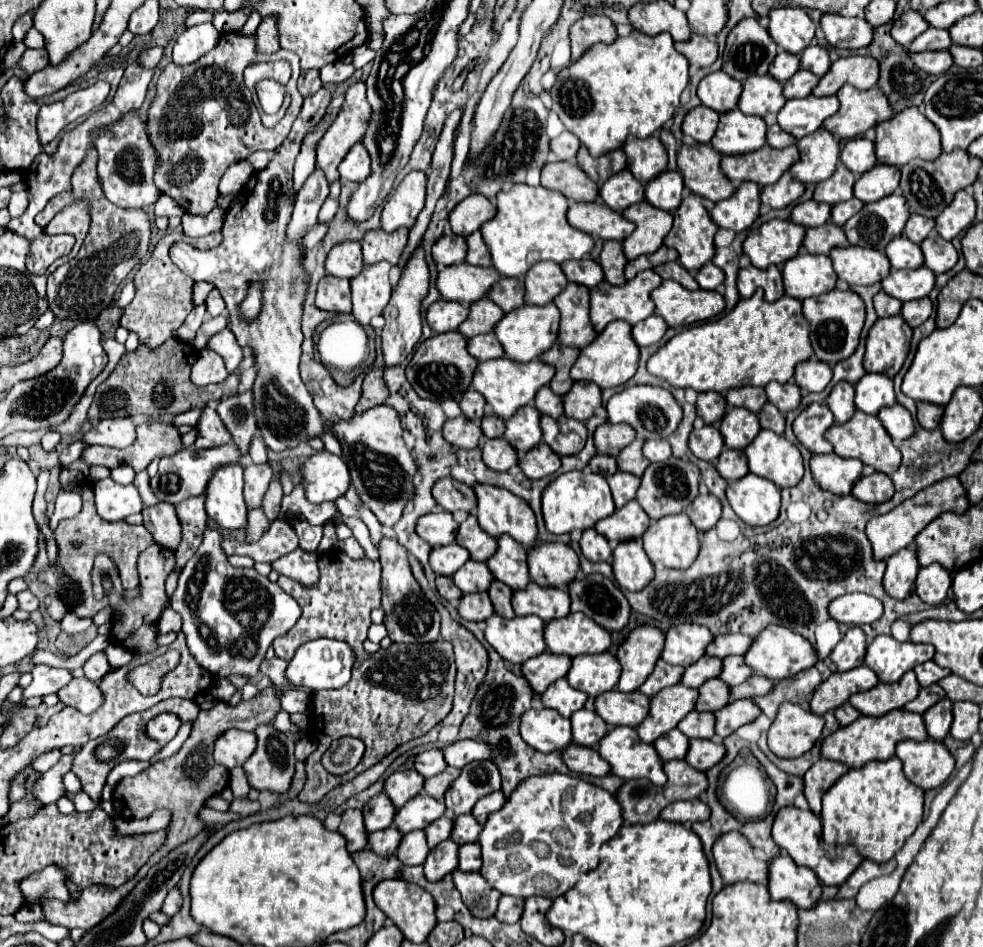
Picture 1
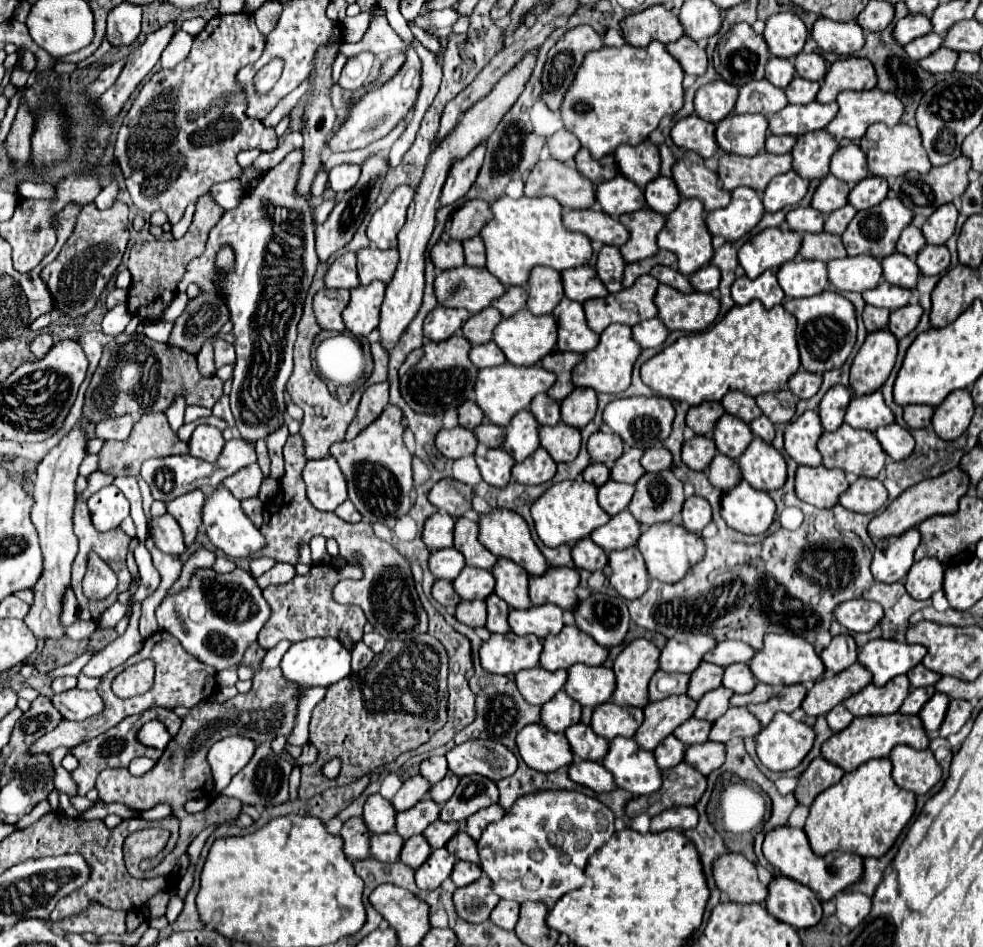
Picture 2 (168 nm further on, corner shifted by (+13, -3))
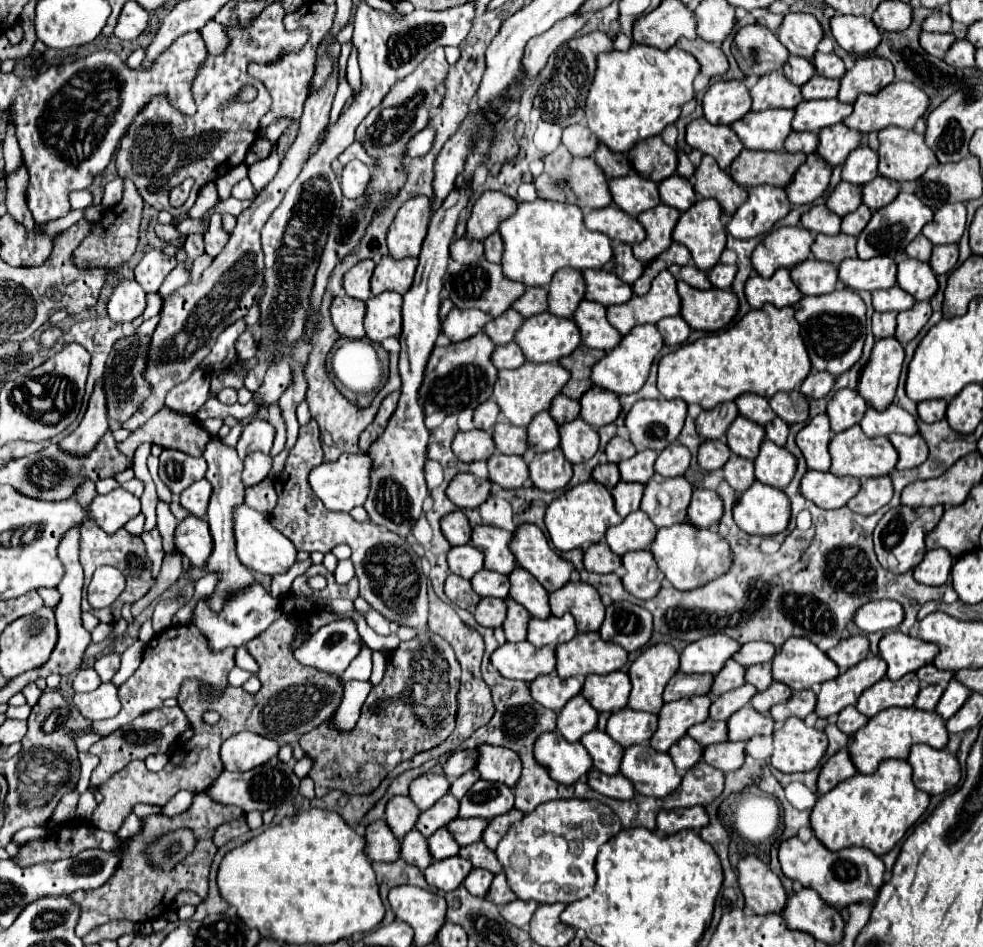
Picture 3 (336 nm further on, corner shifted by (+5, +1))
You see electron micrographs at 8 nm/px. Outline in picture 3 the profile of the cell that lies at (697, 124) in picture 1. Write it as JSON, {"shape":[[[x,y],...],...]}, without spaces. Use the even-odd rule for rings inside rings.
{"shape":[[[705,117],[689,123],[687,143],[693,149],[715,157],[723,171],[727,171],[735,157],[743,151],[743,143],[729,125],[711,125]]]}

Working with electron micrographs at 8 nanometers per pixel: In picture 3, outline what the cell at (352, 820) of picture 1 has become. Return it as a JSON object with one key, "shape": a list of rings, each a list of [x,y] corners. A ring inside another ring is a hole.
{"shape":[[[375,821],[367,827],[367,855],[371,861],[397,861],[401,851],[401,841],[391,833],[385,821]]]}

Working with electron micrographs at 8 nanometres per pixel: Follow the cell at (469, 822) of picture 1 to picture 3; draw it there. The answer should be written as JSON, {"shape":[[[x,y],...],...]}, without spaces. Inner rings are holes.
{"shape":[[[483,841],[473,843],[471,847],[461,847],[459,855],[461,855],[463,859],[471,861],[473,867],[477,867],[477,869],[487,869],[487,871],[491,871],[493,875],[497,875],[497,873],[503,871],[501,863],[497,861],[497,855],[495,855],[491,849],[487,849]]]}

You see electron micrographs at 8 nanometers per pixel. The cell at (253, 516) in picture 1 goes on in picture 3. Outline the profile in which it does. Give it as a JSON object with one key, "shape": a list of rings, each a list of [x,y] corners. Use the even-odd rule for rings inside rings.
{"shape":[[[269,479],[261,481],[259,485],[247,487],[247,491],[245,491],[245,505],[249,505],[251,509],[255,509],[259,513],[271,513],[275,503],[277,503],[277,493]]]}

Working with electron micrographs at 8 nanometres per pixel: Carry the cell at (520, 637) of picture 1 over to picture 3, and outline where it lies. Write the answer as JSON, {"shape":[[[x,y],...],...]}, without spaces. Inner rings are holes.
{"shape":[[[529,641],[505,643],[491,655],[491,663],[503,677],[531,683],[539,675],[555,671],[555,649],[537,649]]]}

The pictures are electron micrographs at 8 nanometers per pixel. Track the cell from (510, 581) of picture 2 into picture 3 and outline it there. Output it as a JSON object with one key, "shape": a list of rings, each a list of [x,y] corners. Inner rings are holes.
{"shape":[[[517,567],[509,575],[509,581],[511,581],[511,591],[509,591],[511,599],[515,599],[519,605],[523,605],[537,619],[551,617],[549,593],[543,591],[543,587],[539,587],[539,583],[535,583],[533,575],[527,575],[527,571]]]}

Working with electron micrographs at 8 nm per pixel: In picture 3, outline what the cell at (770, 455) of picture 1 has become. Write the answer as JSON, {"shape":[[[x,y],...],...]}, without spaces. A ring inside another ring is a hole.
{"shape":[[[763,441],[761,451],[755,459],[755,477],[759,483],[771,485],[775,489],[785,489],[797,469],[797,459],[785,449],[775,447],[771,441]]]}

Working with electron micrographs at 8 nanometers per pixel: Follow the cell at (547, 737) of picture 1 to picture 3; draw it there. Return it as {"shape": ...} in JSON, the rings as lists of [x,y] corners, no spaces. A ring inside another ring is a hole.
{"shape":[[[543,733],[535,743],[535,759],[561,785],[575,785],[593,769],[593,759],[581,743],[567,743],[559,733]]]}

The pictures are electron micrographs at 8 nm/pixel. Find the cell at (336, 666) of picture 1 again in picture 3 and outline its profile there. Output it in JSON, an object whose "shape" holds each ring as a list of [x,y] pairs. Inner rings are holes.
{"shape":[[[345,617],[313,633],[309,641],[295,651],[295,659],[319,671],[341,675],[359,655],[361,645],[363,639],[357,631],[355,621]]]}

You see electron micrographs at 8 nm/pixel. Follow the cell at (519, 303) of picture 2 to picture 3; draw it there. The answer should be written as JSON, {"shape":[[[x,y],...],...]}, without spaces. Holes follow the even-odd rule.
{"shape":[[[527,287],[525,295],[513,303],[513,309],[525,317],[533,317],[547,311],[547,287]]]}

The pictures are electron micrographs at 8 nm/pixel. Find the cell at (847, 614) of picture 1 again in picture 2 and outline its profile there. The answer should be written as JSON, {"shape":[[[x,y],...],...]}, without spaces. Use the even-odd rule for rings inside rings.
{"shape":[[[867,599],[843,601],[835,607],[835,619],[849,631],[871,631],[883,619],[883,609]]]}

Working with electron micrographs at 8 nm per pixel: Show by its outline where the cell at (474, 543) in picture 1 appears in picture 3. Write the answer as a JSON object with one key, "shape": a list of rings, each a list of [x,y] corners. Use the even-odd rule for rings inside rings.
{"shape":[[[477,525],[473,529],[471,545],[485,555],[485,569],[509,575],[517,567],[517,559],[509,549],[511,535],[513,533],[491,525]]]}

